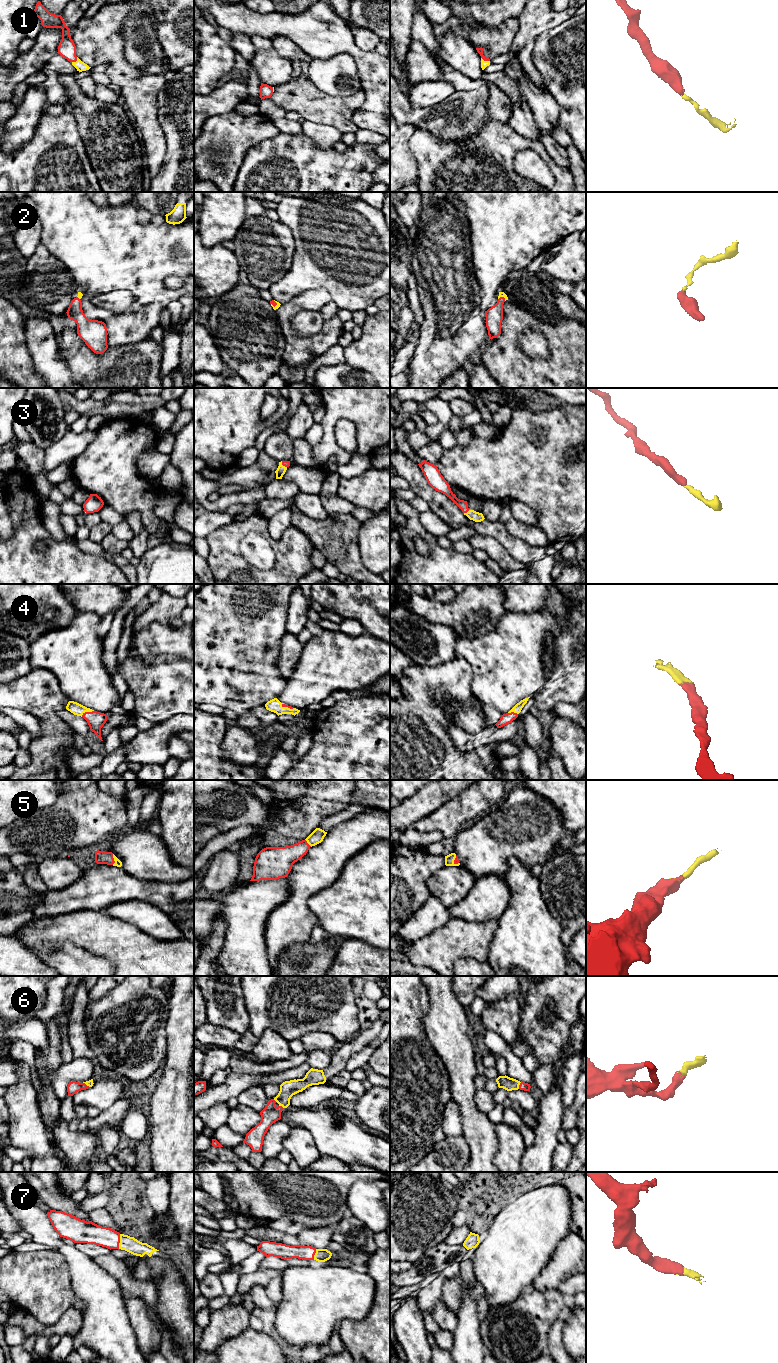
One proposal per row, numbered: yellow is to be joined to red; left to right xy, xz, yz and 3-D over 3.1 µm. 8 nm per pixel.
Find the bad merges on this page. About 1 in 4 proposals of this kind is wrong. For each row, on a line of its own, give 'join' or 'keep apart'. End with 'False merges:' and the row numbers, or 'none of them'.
1: join
2: join
3: join
4: join
5: join
6: join
7: join
False merges: none of them

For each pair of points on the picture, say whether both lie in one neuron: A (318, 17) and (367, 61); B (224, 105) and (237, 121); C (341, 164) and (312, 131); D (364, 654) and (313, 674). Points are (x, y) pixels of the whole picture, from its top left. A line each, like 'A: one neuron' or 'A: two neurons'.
A: one neuron
B: two neurons
C: two neurons
D: one neuron

